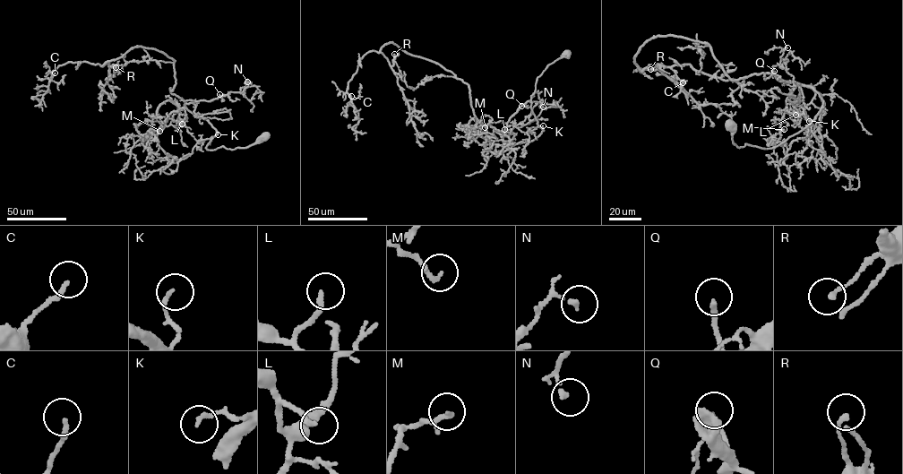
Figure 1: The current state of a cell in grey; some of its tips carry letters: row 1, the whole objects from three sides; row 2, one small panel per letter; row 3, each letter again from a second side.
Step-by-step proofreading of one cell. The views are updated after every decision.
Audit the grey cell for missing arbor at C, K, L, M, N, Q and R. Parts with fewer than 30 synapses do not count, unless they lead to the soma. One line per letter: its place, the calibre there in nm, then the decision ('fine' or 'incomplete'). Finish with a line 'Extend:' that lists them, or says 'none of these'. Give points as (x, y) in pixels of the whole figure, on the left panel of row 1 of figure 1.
C: (55, 73) | 190 nm | fine
K: (218, 134) | 150 nm | fine
L: (182, 124) | 170 nm | fine
M: (159, 131) | 160 nm | fine
N: (247, 81) | 110 nm | fine
Q: (219, 94) | 200 nm | fine
R: (116, 67) | 160 nm | fine
Extend: none of these

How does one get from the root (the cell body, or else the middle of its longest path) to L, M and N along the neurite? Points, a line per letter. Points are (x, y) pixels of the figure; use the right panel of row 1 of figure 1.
L: (728, 124), (738, 147), (775, 147), (814, 119), (823, 102), (814, 90), (804, 112), (795, 115)
M: (728, 124), (738, 147), (775, 147), (814, 119), (823, 102), (814, 90), (798, 85), (789, 93), (784, 129)
N: (728, 124), (738, 147), (769, 149), (814, 119), (823, 102), (817, 92), (778, 81), (772, 70), (787, 47)

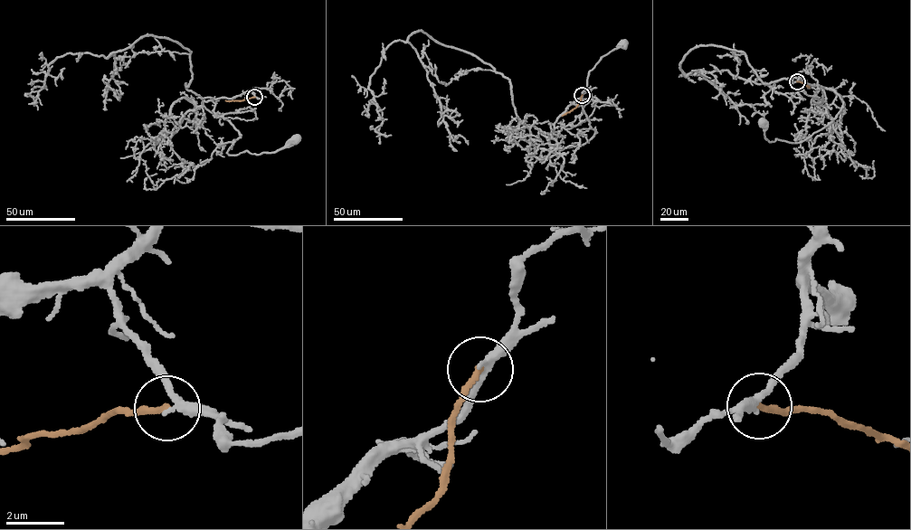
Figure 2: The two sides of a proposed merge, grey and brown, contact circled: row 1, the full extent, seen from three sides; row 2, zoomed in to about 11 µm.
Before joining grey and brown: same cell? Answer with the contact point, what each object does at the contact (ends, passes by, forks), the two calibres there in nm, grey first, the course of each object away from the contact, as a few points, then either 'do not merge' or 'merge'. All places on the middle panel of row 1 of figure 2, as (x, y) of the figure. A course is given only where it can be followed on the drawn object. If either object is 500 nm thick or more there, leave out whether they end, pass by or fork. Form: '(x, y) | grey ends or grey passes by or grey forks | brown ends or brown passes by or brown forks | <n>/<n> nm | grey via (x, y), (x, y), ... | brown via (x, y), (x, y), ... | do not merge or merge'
(582, 95) | grey passes by | brown ends | 260/200 nm | grey via (583, 94), (555, 123), (553, 146), (580, 146), (593, 136), (582, 92), (589, 71), (622, 42) | brown via (583, 94), (575, 108), (562, 116) | do not merge

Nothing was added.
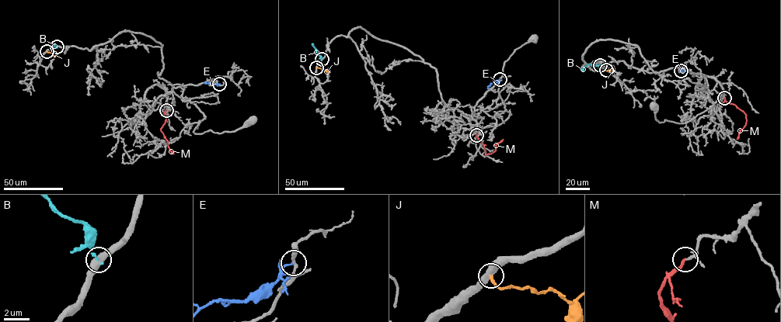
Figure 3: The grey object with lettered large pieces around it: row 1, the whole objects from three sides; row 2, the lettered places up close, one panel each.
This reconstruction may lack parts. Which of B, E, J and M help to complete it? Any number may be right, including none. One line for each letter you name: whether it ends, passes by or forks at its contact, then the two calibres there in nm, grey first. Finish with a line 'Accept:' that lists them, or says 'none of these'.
M: it ends there; 130 nm thick on the grey side, 220 nm on the other
Accept: M

